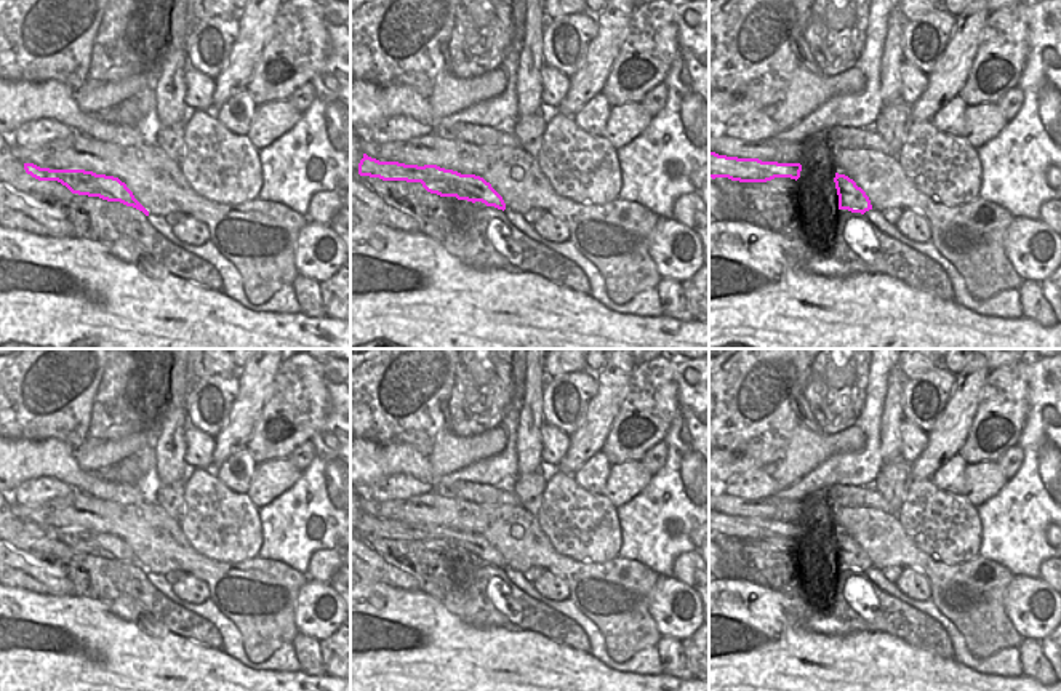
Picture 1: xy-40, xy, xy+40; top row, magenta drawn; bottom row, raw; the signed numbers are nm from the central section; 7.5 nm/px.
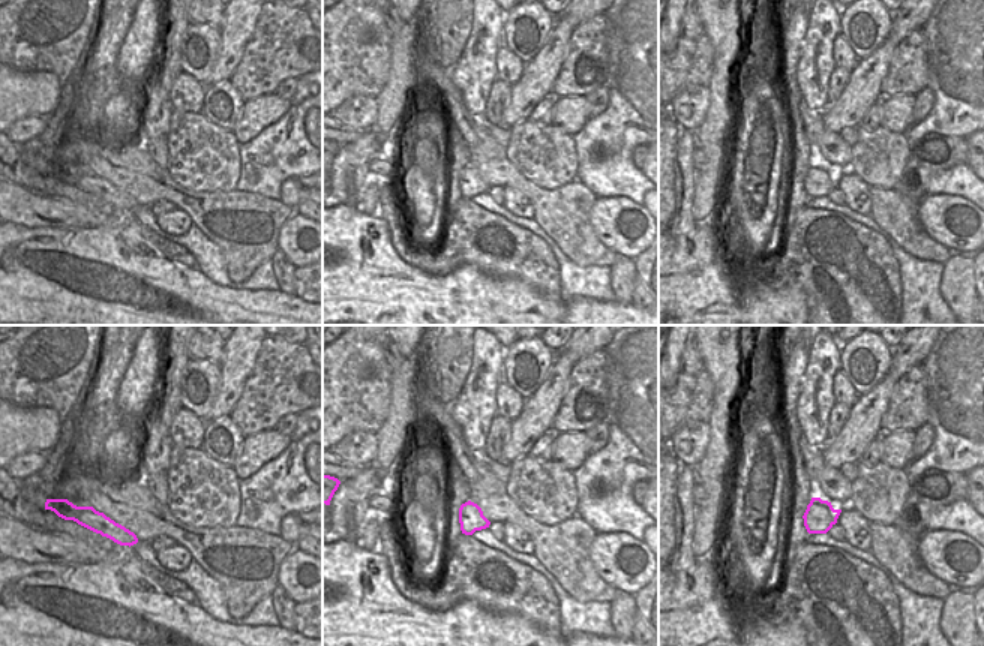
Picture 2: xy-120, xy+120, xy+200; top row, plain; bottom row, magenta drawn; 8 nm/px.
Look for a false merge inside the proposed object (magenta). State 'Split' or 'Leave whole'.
Split

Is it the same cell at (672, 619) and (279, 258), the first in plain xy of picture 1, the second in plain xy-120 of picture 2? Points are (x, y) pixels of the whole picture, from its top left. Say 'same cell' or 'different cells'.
different cells

